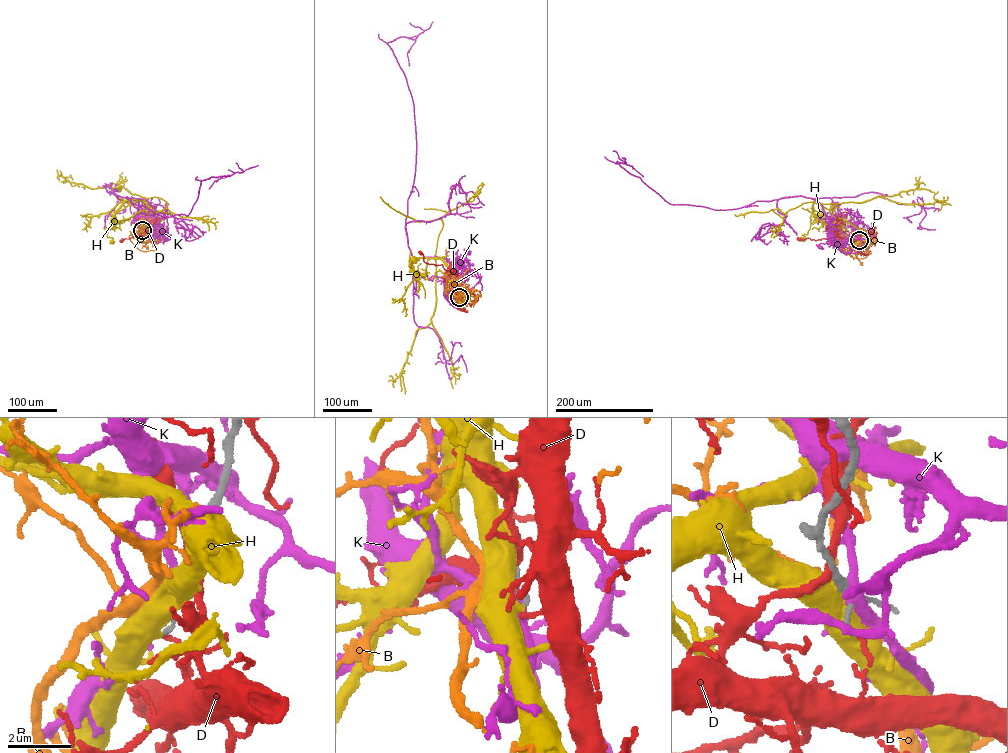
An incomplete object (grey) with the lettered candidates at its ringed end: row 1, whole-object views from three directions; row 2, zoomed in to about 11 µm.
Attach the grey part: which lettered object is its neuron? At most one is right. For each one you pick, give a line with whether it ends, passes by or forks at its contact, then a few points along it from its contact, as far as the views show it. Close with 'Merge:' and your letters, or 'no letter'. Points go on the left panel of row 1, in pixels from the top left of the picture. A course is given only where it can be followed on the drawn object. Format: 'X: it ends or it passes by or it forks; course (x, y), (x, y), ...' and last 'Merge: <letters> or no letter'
B: it passes by; course (142, 230), (136, 246), (144, 251), (156, 251)
Merge: B

